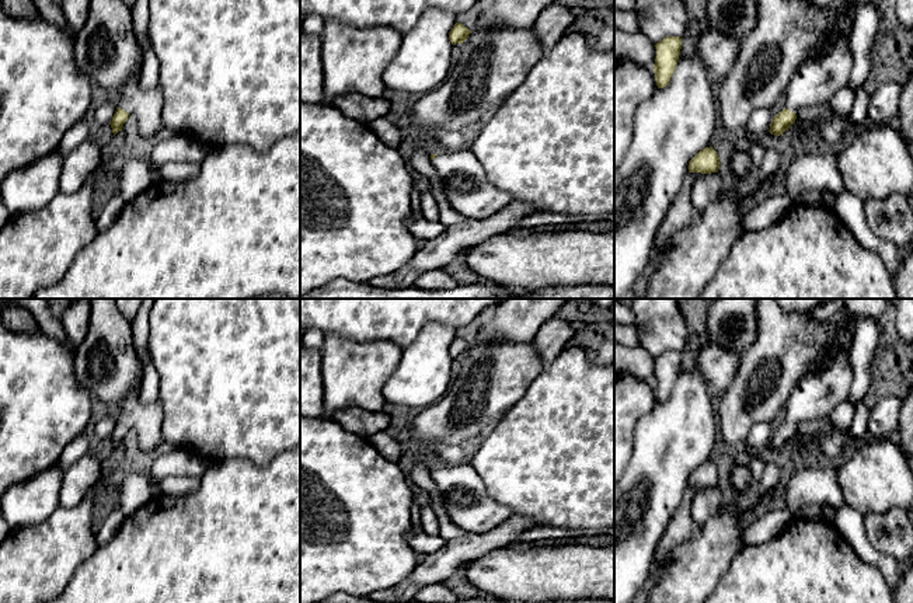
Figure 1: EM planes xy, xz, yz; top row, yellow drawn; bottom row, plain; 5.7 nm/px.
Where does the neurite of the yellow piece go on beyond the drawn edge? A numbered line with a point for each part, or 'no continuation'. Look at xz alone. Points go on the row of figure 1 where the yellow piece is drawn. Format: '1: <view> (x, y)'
1: xz (467, 188)

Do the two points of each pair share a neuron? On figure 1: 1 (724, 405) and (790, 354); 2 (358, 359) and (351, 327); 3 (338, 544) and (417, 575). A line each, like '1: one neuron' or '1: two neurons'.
1: one neuron
2: two neurons
3: two neurons

